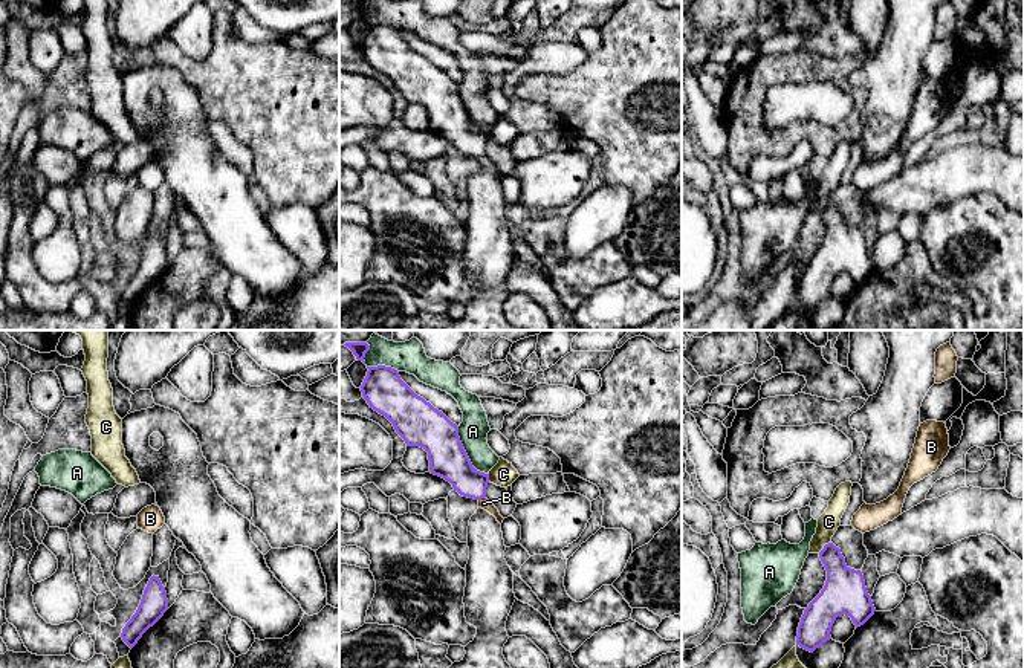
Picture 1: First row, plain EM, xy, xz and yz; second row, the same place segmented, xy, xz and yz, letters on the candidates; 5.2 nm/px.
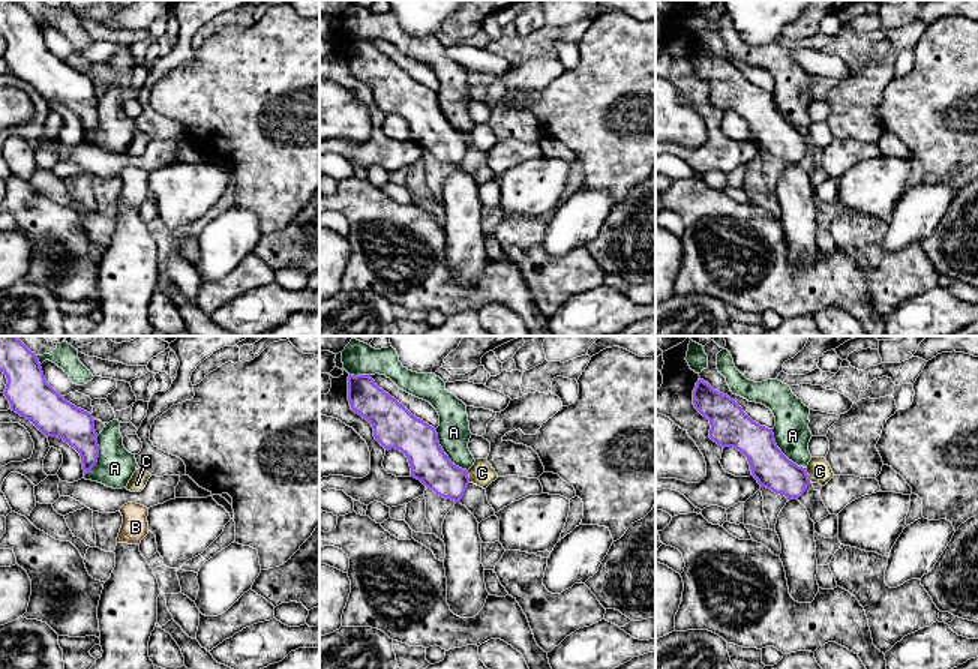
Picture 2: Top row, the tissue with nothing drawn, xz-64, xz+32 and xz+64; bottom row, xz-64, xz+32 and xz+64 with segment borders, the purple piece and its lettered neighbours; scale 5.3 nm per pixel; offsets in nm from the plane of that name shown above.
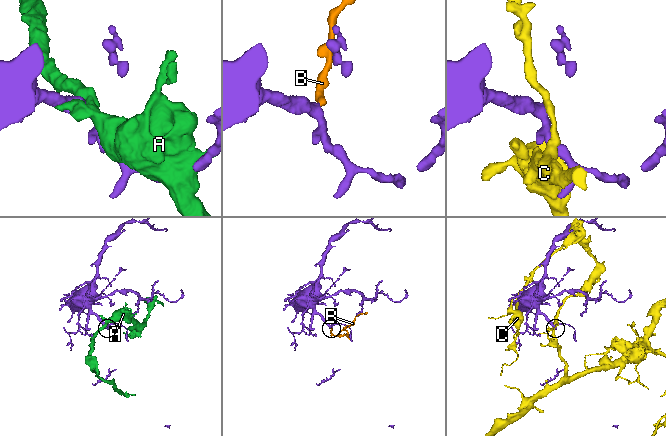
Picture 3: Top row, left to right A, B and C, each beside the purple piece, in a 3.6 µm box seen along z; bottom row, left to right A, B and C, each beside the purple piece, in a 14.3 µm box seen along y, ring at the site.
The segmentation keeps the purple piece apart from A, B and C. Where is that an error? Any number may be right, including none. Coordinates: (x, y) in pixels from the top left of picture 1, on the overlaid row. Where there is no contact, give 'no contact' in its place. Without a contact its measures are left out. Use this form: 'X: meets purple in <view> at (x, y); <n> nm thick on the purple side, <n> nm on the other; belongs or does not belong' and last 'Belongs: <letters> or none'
A: meets purple in xz at (466, 454); 220 nm thick on the purple side, 160 nm on the other; does not belong
B: meets purple in xz at (480, 499); 190 nm thick on the purple side, 60 nm on the other; belongs
C: meets purple in yz at (824, 548); 220 nm thick on the purple side, 110 nm on the other; does not belong
Belongs: B

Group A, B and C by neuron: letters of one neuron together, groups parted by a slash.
A / B / C

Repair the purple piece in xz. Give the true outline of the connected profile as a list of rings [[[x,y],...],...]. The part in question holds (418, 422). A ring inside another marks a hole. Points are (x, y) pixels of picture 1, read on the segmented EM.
[[[367,367],[361,391],[370,408],[385,416],[407,446],[428,452],[429,471],[449,482],[460,495],[478,501],[501,524],[503,517],[486,498],[489,474],[477,471],[459,437],[459,426],[423,397],[417,396],[399,376],[385,367]]]

